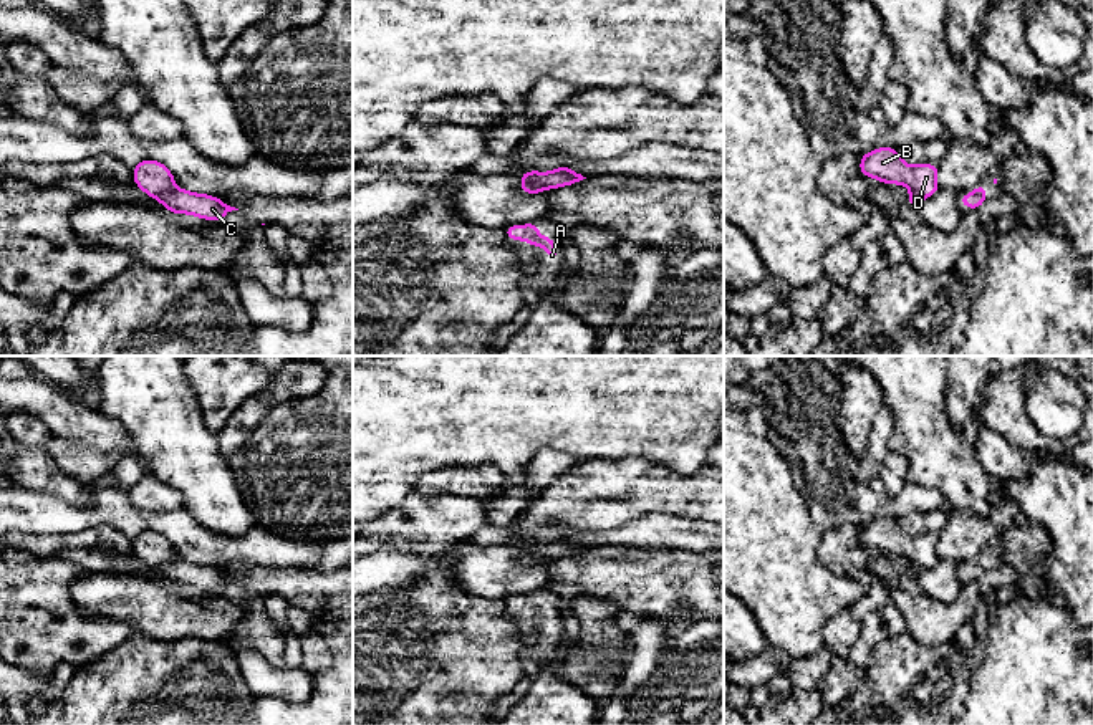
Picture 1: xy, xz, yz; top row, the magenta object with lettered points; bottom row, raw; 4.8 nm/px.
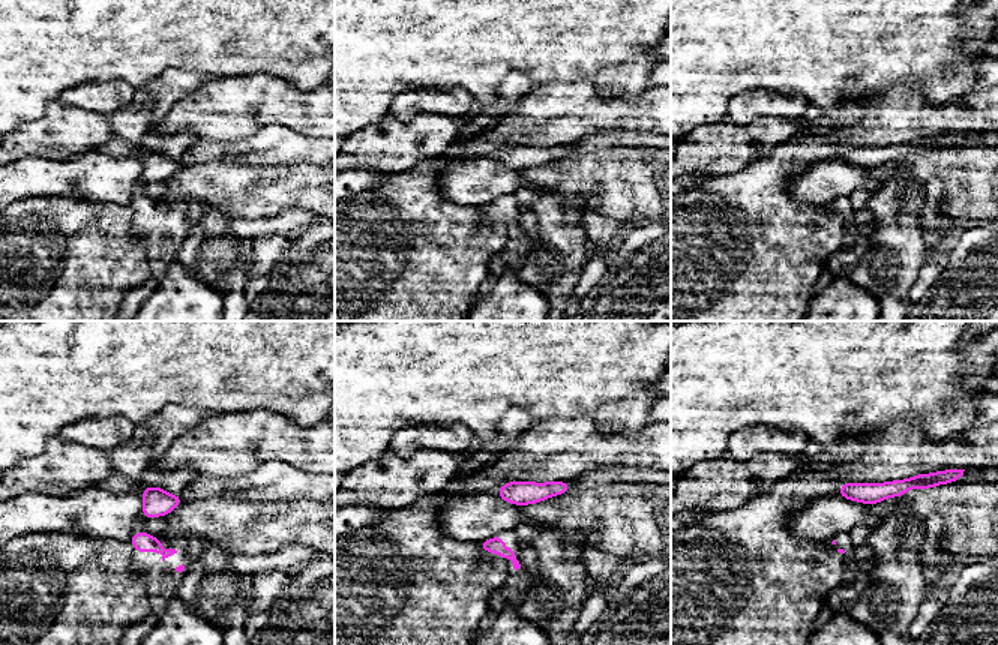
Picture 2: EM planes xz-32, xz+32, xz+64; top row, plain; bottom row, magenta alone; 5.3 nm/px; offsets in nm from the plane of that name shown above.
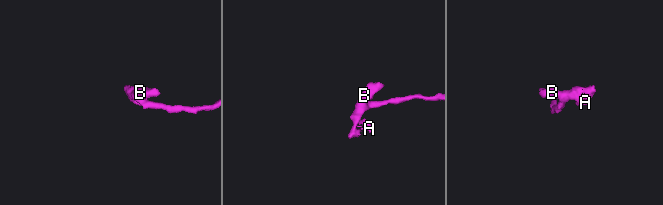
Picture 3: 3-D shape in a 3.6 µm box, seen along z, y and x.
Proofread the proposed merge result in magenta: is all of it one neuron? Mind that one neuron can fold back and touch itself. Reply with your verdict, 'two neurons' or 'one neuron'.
two neurons

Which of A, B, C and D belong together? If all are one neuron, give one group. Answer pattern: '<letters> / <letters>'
A B D / C

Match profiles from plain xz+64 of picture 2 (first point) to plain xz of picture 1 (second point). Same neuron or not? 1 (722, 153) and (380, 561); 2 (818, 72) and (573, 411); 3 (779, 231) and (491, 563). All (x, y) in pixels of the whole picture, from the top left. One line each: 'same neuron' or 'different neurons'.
1: different neurons
2: same neuron
3: different neurons

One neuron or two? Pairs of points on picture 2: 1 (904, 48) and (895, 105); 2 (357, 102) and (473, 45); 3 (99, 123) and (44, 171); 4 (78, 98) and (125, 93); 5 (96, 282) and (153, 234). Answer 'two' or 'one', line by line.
1: two
2: one
3: two
4: one
5: two

